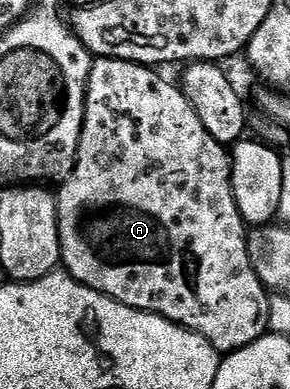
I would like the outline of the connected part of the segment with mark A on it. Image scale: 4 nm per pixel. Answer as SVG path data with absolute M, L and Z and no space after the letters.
M97 57L92 64L92 71L88 77L88 91L84 97L84 127L82 128L82 136L80 137L80 147L76 153L76 167L70 172L70 176L64 179L58 190L56 199L56 211L58 212L58 232L60 233L60 260L63 269L71 274L76 281L89 286L92 290L97 290L100 294L105 294L108 298L113 298L115 302L126 304L135 310L147 310L150 314L161 314L162 317L168 318L175 322L178 326L184 326L188 330L193 330L196 334L201 334L206 340L210 340L210 344L214 349L221 352L231 352L240 350L243 346L249 346L254 340L263 338L268 330L268 304L270 301L269 291L263 282L256 275L256 269L252 267L252 261L248 255L248 236L246 233L246 223L244 217L238 212L238 204L234 200L234 192L232 191L232 160L229 151L218 140L214 140L214 136L210 136L210 132L206 132L206 128L202 124L202 120L198 120L198 112L194 112L194 108L190 104L190 100L186 100L183 89L179 85L176 86L172 82L167 82L153 67L141 66L138 62L127 62L121 58L102 58Z

